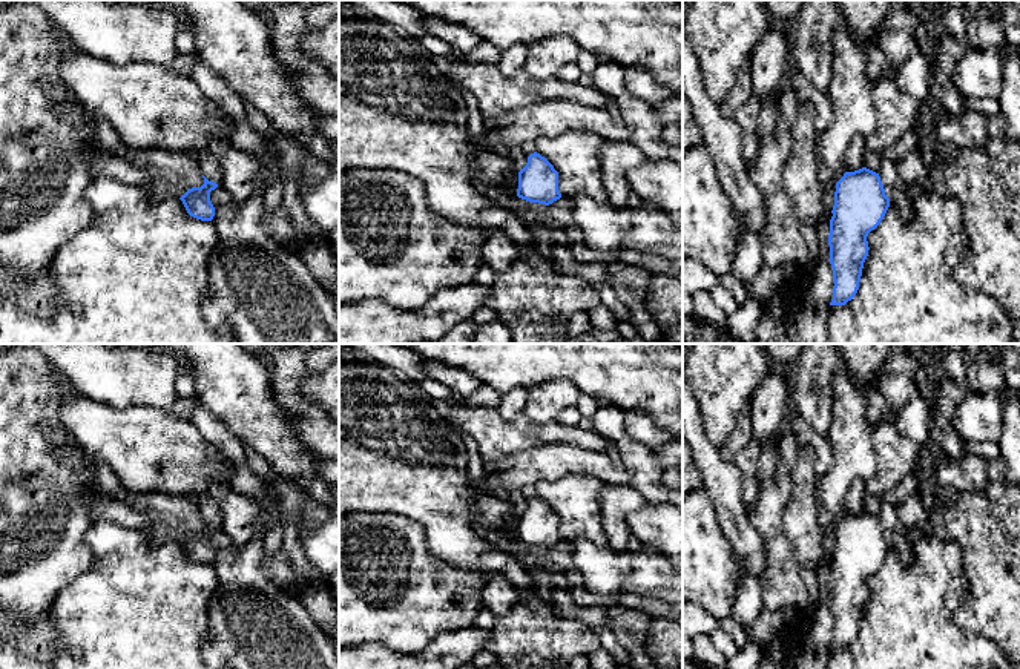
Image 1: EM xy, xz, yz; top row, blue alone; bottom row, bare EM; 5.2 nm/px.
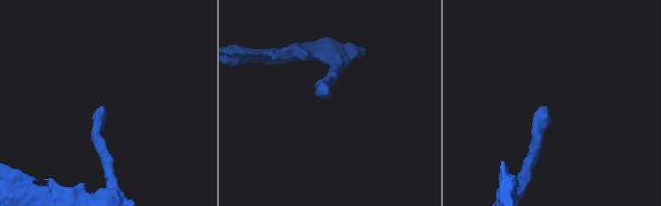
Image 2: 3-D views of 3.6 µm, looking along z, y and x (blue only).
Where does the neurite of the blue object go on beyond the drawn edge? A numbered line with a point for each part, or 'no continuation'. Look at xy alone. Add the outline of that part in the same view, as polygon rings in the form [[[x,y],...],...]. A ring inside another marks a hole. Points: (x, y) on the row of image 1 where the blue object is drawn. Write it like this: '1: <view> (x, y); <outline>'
1: xy (209, 161); [[[202,150],[198,153],[196,161],[202,170],[202,175],[216,184],[221,184],[222,167],[216,153]]]

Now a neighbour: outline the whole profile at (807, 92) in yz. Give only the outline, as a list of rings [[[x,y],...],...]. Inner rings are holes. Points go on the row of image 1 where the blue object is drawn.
[[[790,64],[788,72],[785,74],[787,86],[796,95],[799,103],[810,103],[814,110],[814,126],[818,133],[822,133],[828,129],[833,109],[831,101],[827,94],[821,92],[796,66]]]

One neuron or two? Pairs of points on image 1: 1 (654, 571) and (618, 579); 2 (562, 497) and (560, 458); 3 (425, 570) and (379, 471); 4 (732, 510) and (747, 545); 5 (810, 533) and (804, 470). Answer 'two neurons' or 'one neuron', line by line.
1: one neuron
2: two neurons
3: two neurons
4: one neuron
5: one neuron

